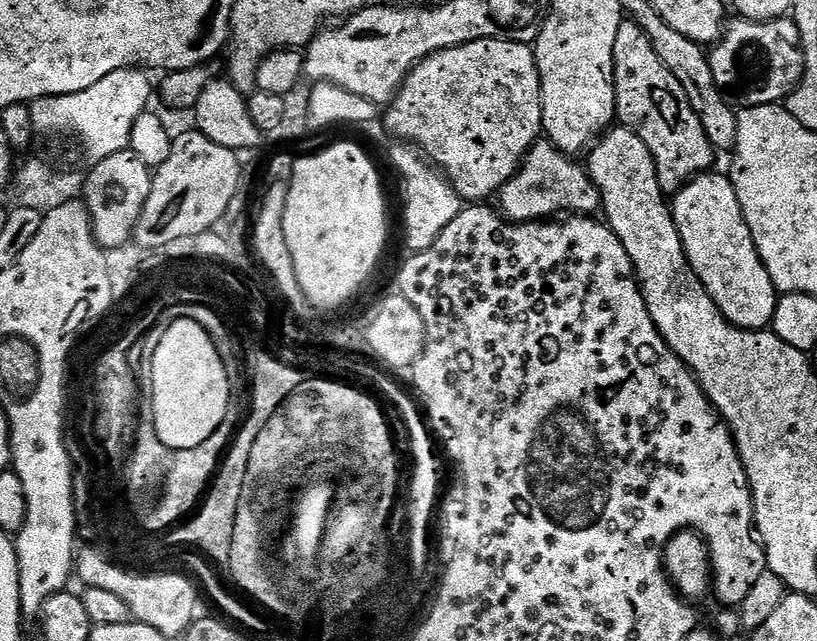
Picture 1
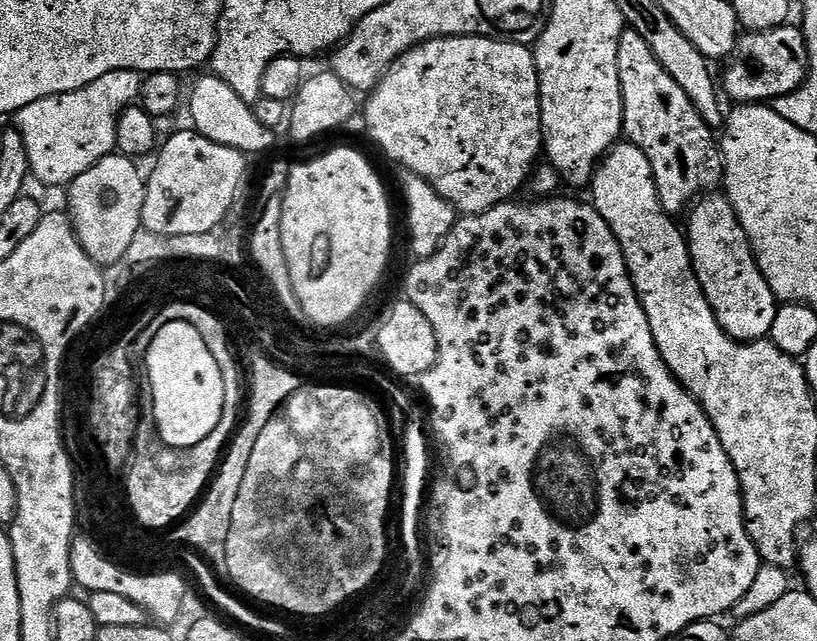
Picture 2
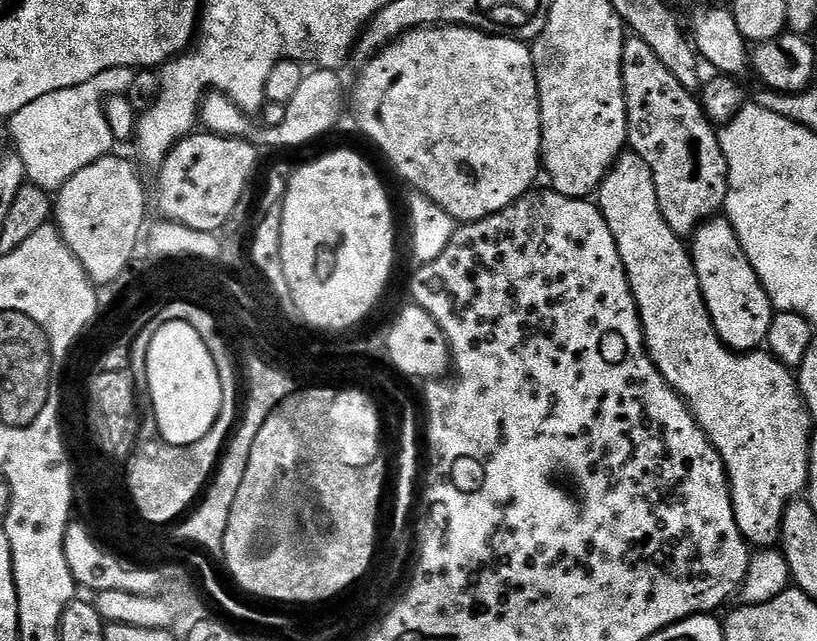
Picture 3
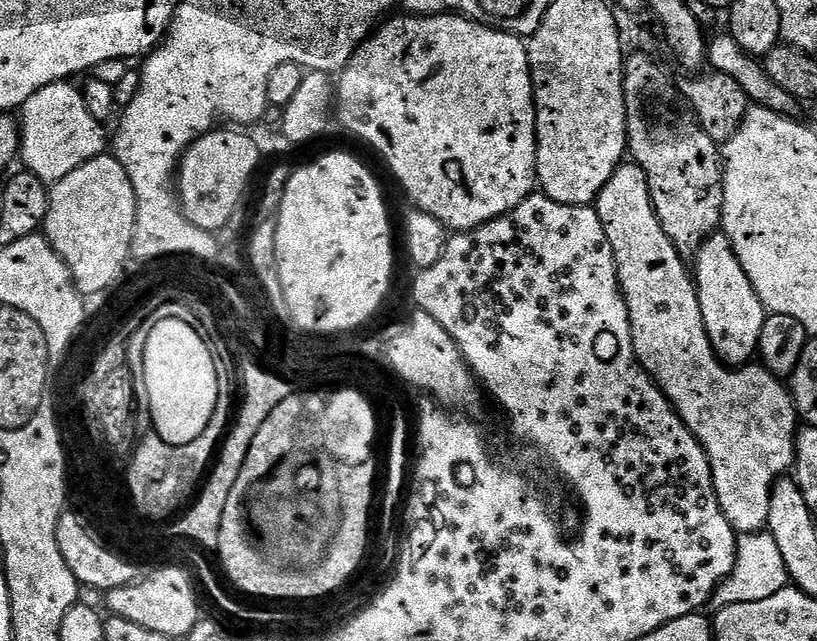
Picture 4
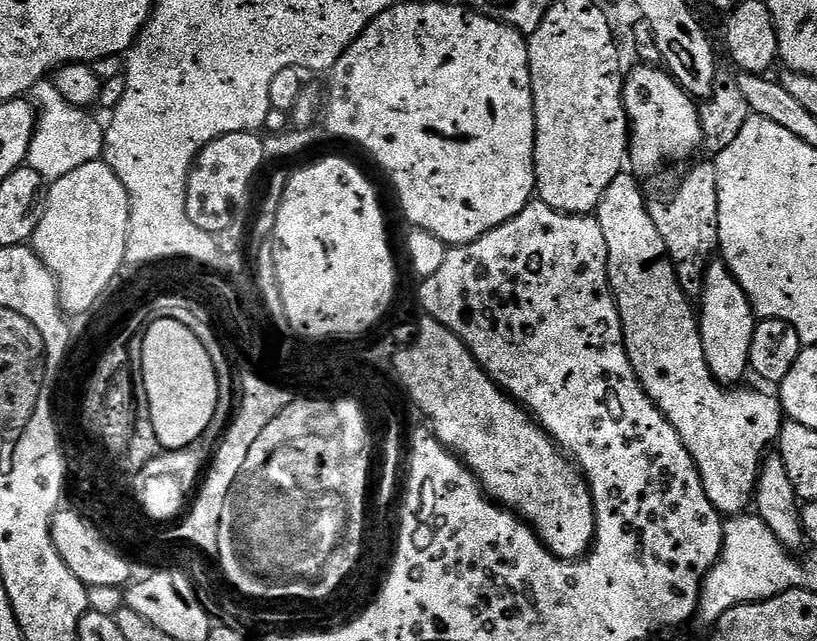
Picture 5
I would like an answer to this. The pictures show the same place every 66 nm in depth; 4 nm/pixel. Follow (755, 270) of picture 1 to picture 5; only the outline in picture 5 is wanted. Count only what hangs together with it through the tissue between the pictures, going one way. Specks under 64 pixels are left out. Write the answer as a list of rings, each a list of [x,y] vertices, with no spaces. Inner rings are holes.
[[[713,262],[706,270],[704,295],[698,300],[698,319],[702,354],[706,354],[706,366],[718,383],[736,386],[744,375],[749,375],[750,346],[758,323],[756,311],[746,298],[746,290],[738,286],[734,274],[723,262]]]

